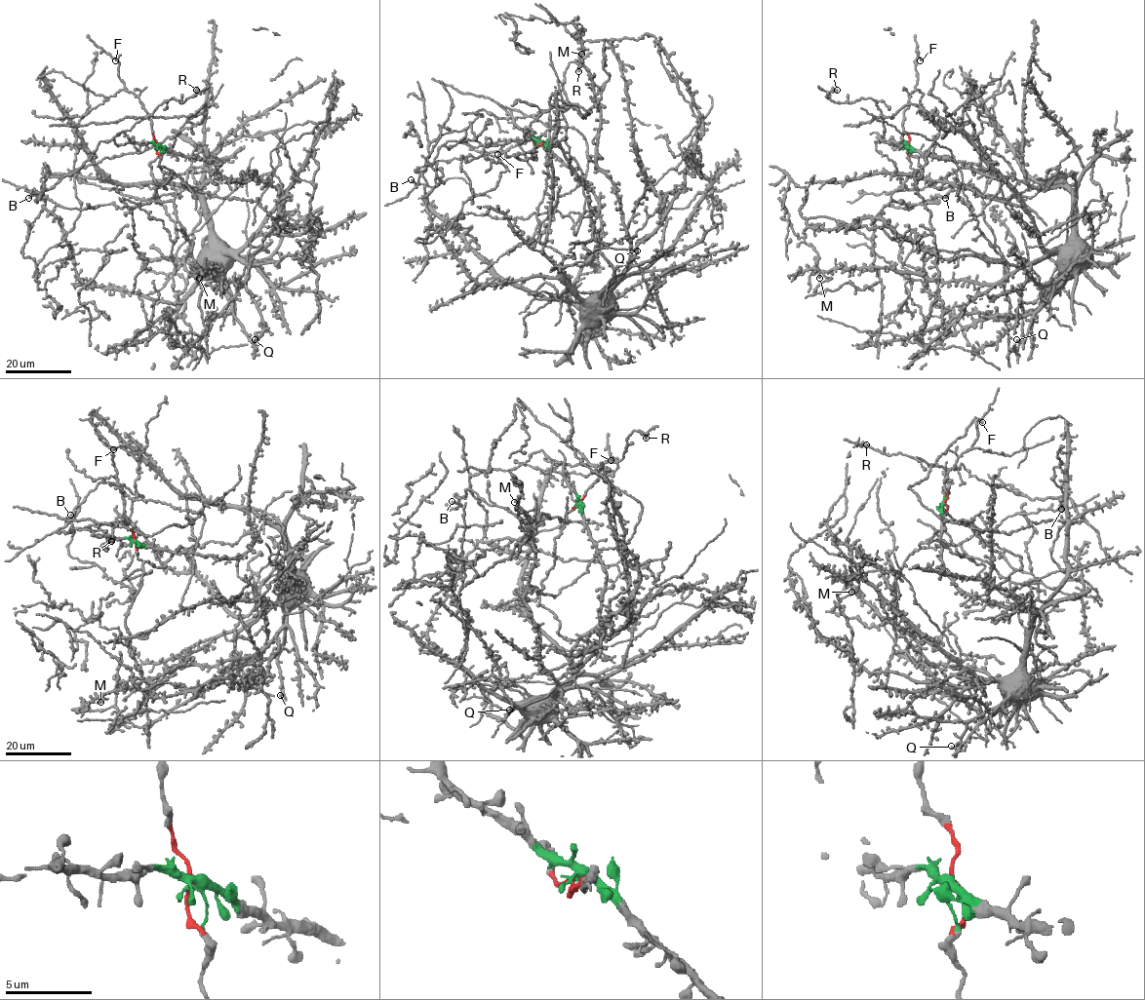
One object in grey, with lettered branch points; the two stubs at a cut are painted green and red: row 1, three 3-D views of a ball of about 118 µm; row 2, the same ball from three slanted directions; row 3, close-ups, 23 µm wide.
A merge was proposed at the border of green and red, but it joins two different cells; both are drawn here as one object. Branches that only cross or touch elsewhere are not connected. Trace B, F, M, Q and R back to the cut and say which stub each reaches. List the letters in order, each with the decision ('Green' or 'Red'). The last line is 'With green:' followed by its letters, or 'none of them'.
B: Red
F: Red
M: Green
Q: Green
R: Red
With green: M, Q

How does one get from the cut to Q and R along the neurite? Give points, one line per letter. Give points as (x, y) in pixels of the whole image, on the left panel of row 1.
Q: (157, 144), (217, 167), (218, 176), (188, 185), (209, 228), (209, 272), (255, 340)
R: (157, 145), (166, 189), (159, 184), (157, 196), (150, 163), (207, 109), (164, 118), (152, 112), (197, 90)

